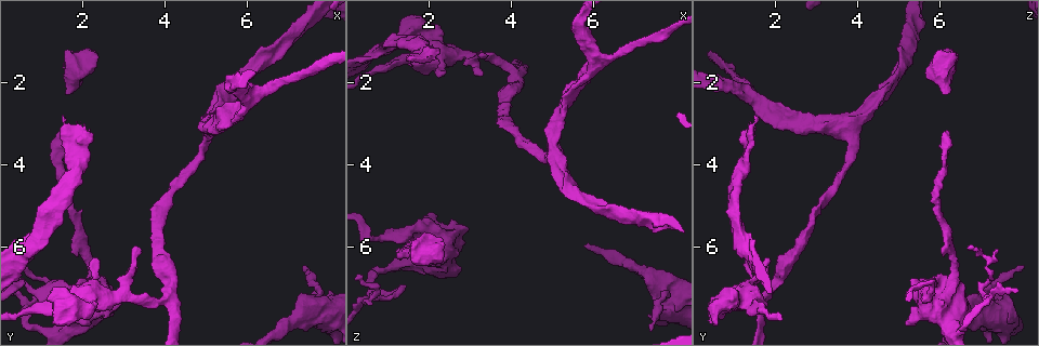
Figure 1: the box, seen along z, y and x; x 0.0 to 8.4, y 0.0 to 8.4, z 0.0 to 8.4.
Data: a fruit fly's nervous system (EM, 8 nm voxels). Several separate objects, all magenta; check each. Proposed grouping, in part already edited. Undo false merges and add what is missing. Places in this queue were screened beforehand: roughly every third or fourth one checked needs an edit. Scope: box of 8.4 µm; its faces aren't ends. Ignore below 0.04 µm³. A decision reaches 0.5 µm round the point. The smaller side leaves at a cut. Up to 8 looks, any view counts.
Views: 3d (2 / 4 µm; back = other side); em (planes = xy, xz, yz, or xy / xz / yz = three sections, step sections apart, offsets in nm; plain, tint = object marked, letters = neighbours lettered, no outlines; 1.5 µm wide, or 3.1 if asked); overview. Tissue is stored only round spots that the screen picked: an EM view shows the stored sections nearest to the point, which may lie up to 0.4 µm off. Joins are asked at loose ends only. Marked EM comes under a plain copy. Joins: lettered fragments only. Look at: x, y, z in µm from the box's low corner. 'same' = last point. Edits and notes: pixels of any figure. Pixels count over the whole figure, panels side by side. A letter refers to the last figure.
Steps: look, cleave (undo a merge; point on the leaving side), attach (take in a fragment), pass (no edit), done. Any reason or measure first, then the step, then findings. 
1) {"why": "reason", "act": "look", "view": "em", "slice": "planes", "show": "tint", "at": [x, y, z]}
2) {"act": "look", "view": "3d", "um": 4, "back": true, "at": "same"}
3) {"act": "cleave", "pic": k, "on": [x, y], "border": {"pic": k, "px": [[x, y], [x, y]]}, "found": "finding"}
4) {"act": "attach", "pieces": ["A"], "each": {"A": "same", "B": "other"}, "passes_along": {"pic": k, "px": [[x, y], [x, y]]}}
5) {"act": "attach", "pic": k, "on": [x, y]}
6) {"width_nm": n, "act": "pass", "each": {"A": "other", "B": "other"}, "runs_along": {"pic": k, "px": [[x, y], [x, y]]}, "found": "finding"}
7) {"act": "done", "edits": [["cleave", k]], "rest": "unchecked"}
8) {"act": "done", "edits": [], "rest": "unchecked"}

{"why": "an open end", "act": "look", "view": "3d", "um": 4, "back": true, "at": [2.00, 3.05, 1.50]}

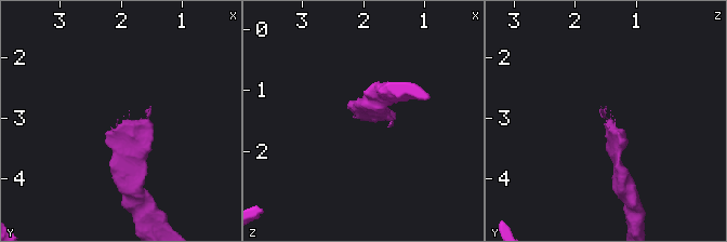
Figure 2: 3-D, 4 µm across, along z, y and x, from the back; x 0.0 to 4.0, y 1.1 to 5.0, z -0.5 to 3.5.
{"why": "need the tissue", "act": "look", "view": "em", "slice": "xz", "step": 8, "show": "letters", "at": [2.00, 3.05, 1.50]}

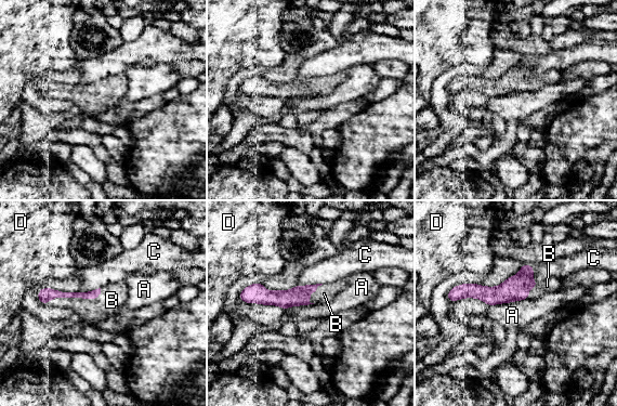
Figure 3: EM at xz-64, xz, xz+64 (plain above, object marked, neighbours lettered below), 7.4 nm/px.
{"act": "attach", "pieces": ["B"], "each": {"A": "other", "B": "same", "C": "other", "D": "other"}, "passes_along": {"pic": 3, "px": [[44, 295], [76, 297], [92, 311]]}, "found": "the neuron continues"}

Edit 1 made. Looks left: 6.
{"why": "sudden change in width", "act": "look", "view": "3d", "um": 2, "at": [0.80, 8.00, 6.55]}

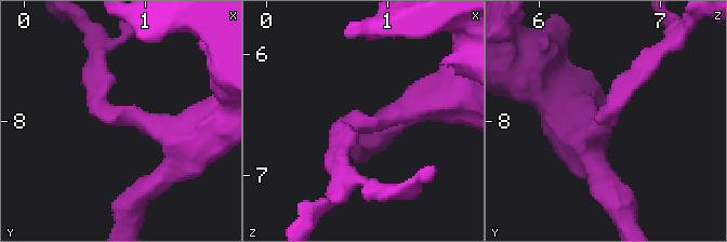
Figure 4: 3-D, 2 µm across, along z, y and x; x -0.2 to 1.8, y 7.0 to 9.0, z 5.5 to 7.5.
{"why": "need the tissue", "act": "look", "view": "em", "slice": "planes", "show": "letters", "at": [0.82, 7.96, 6.54]}

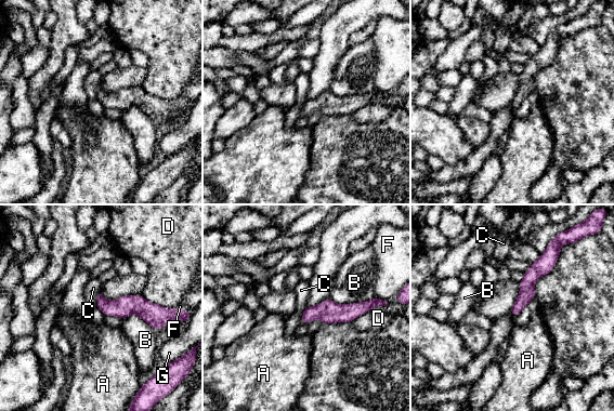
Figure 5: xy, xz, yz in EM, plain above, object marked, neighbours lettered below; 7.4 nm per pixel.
{"width_nm": 150, "act": "pass", "each": {"A": "other", "B": "other", "C": "other", "D": "other", "F": "other", "G": "other"}, "runs_along": {"pic": 5, "px": [[100, 299], [187, 315]]}, "found": "continuous, no second neuron"}

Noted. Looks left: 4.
{"why": "free end", "act": "look", "view": "em", "slice": "planes", "show": "letters", "at": [1.60, 2.25, 6.20]}

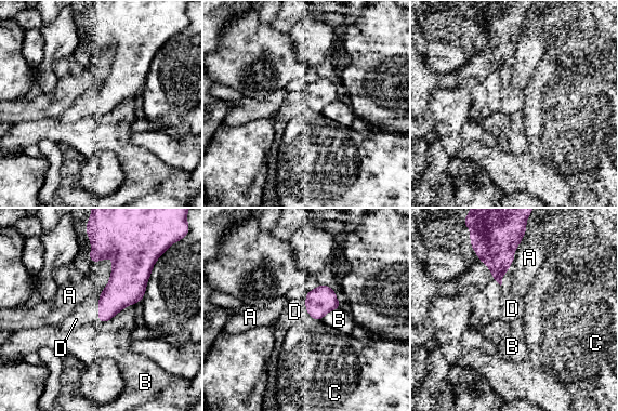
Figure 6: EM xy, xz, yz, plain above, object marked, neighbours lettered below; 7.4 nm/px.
{"longest_contact_nm": ["B", 300], "act": "attach", "pieces": ["D"], "each": {"A": "other", "B": "other", "C": "other", "D": "same"}, "found": "it goes on there"}

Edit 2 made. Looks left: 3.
{"act": "done", "edits": [["attach", 3], ["attach", 6]], "rest": "unchecked"}

